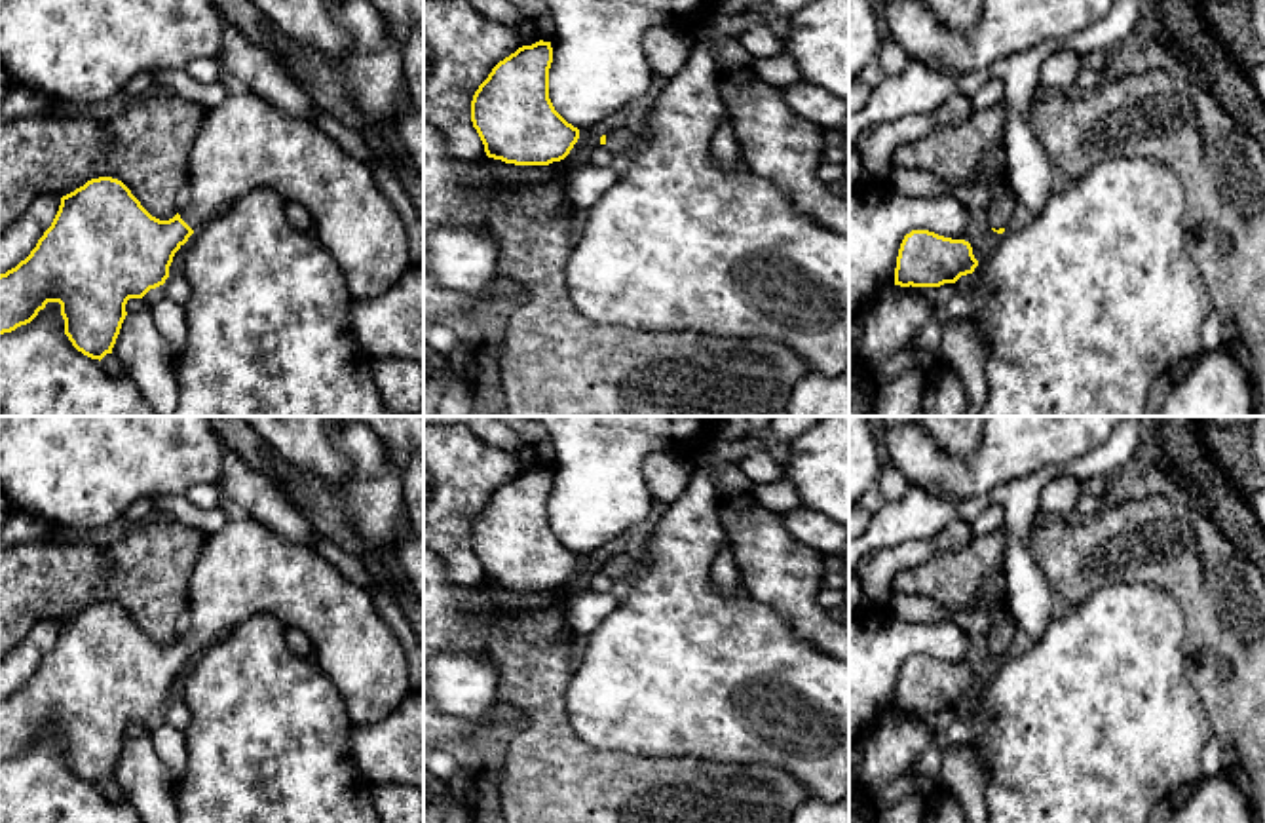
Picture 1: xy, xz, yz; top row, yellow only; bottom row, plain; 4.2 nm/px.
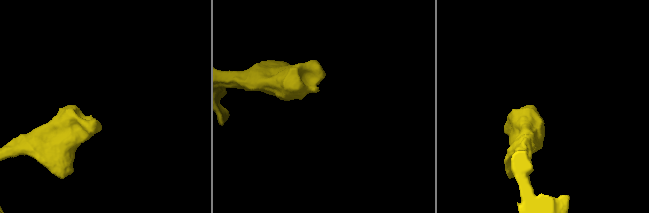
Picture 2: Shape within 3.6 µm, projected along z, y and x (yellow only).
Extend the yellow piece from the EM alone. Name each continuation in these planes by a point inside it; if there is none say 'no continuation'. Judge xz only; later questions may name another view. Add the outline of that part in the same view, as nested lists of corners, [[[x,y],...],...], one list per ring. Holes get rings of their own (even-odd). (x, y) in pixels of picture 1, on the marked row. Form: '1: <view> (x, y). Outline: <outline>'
1: xz (618, 141). Outline: [[[612,129],[606,133],[606,148],[612,154],[631,152],[640,139],[640,131],[631,129]]]

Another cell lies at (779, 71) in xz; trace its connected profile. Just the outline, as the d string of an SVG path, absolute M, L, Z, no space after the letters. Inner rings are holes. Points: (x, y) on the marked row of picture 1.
M786 51L769 59L754 61L752 68L764 82L775 87L784 87L802 80L798 65Z

